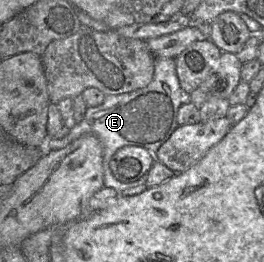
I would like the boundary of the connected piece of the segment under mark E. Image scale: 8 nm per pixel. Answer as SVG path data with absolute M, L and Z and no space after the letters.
M156 58L154 76L149 85L129 93L106 95L101 105L87 108L84 119L73 125L66 137L61 139L48 137L39 148L42 155L47 155L50 151L66 147L85 134L94 134L103 146L104 186L113 188L121 194L126 189L146 184L148 177L142 176L138 181L131 183L118 181L110 169L110 160L113 155L125 146L138 146L157 152L178 128L178 110L185 101L186 95L179 83L175 59Z

